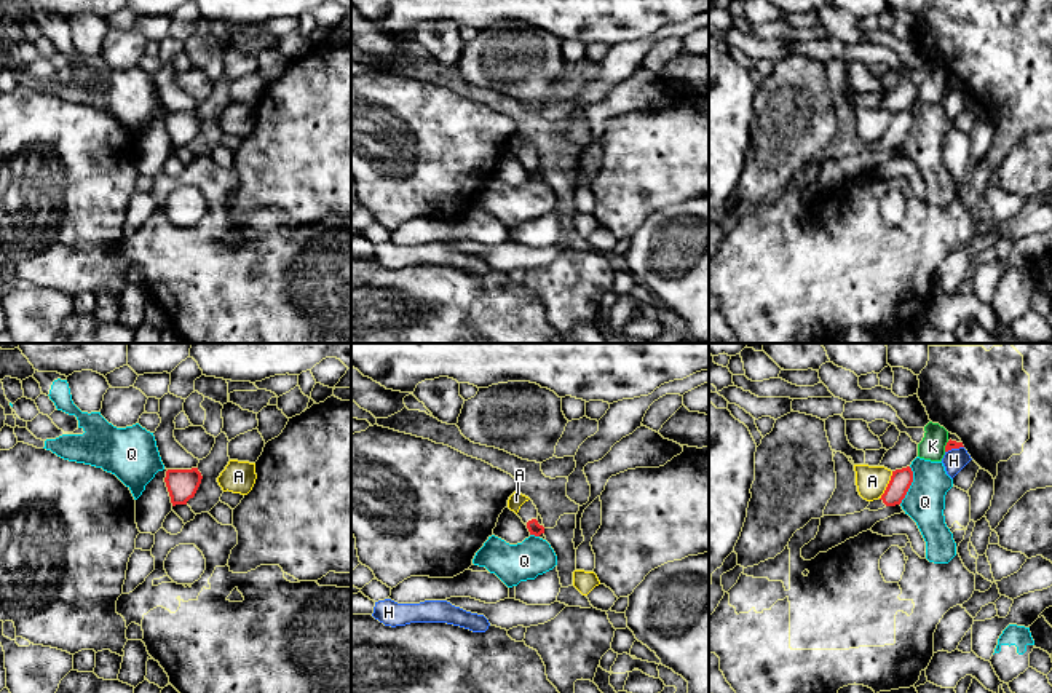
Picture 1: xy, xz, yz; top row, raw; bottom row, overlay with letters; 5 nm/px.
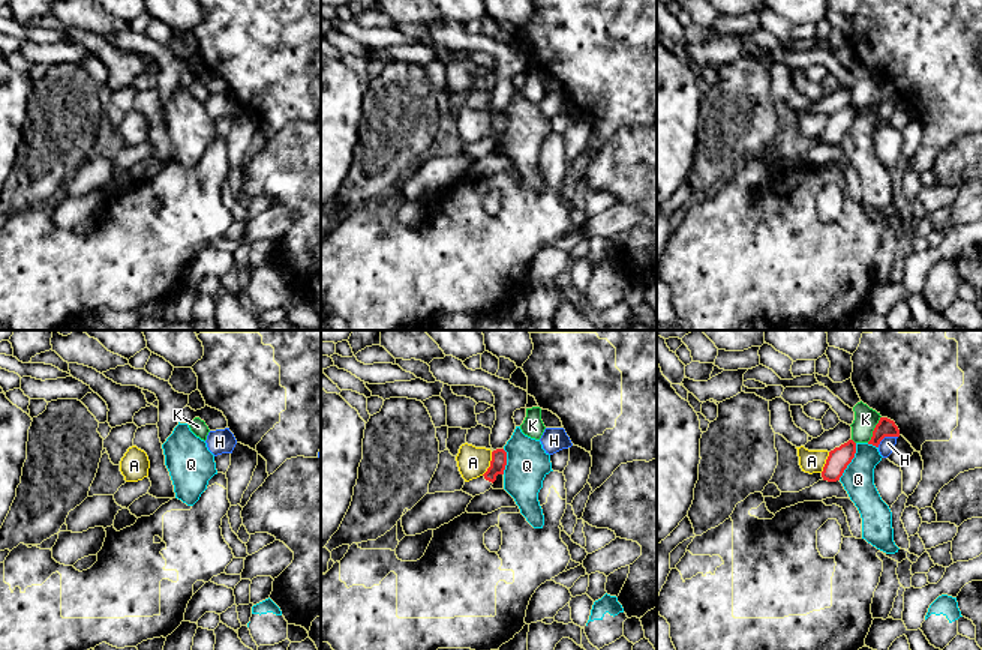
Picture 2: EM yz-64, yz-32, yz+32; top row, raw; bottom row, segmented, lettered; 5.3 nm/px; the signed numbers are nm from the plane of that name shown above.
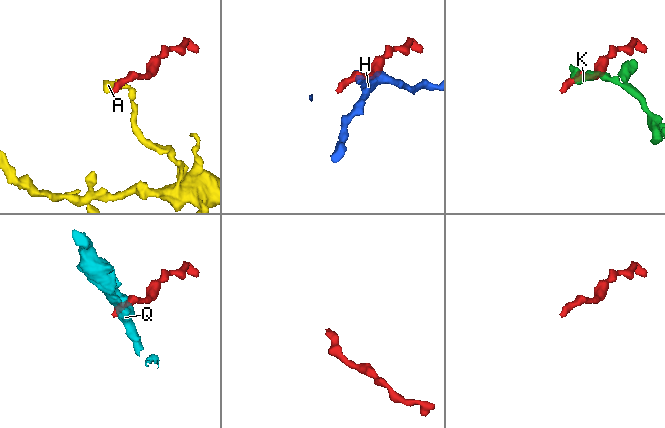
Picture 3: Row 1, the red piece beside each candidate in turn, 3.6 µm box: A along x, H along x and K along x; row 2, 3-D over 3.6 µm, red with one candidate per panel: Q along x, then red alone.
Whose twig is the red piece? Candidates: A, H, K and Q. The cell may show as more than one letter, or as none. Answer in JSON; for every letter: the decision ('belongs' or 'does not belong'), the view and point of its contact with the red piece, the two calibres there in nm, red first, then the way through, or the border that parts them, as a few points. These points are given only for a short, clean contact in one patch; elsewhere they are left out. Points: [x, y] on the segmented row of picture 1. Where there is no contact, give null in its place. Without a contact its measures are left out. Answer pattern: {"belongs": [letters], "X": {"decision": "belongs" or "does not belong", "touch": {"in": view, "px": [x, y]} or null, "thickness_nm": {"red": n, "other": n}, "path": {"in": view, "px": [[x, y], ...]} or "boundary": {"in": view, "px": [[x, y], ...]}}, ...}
{"belongs": [], "A": {"decision": "does not belong", "touch": {"in": "yz", "px": [888, 486]}, "thickness_nm": {"red": 110, "other": 160}, "boundary": {"in": "yz", "px": [[893, 471], [880, 498]]}}, "H": {"decision": "does not belong", "touch": {"in": "yz", "px": [953, 447]}, "thickness_nm": {"red": 50, "other": 120}, "boundary": {"in": "yz", "px": [[963, 446], [945, 452]]}}, "K": {"decision": "does not belong", "touch": {"in": "yz", "px": [945, 446]}, "thickness_nm": {"red": 50, "other": 130}, "boundary": {"in": "yz", "px": [[949, 441], [944, 451]]}}, "Q": {"decision": "does not belong", "touch": {"in": "yz", "px": [910, 484]}, "thickness_nm": {"red": 110, "other": 200}, "boundary": {"in": "yz", "px": [[910, 467], [912, 484], [899, 503]]}}}

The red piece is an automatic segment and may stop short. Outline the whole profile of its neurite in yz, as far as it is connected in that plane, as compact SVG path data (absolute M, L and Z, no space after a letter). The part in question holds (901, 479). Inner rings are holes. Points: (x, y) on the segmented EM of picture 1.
M910 466L892 471L891 481L884 493L878 500L870 501L867 509L878 511L886 506L900 505L912 482L913 482L913 471Z

